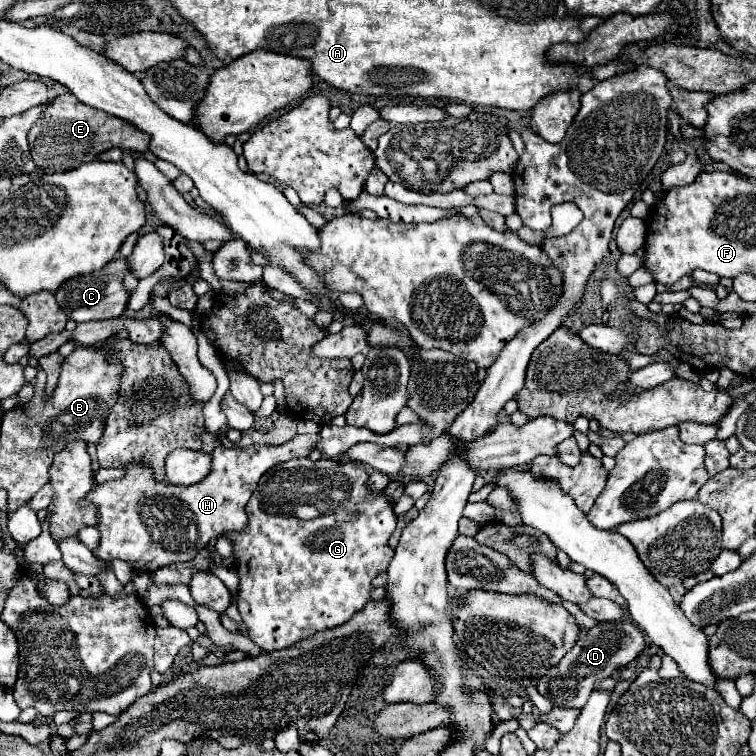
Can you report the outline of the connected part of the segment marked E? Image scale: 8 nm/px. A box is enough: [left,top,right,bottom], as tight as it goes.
[29,93,151,173]

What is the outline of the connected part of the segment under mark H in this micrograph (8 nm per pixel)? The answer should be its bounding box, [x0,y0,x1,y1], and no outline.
[85,435,319,573]

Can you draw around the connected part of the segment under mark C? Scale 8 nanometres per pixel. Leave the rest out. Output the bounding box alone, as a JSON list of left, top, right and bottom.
[55,257,129,323]

